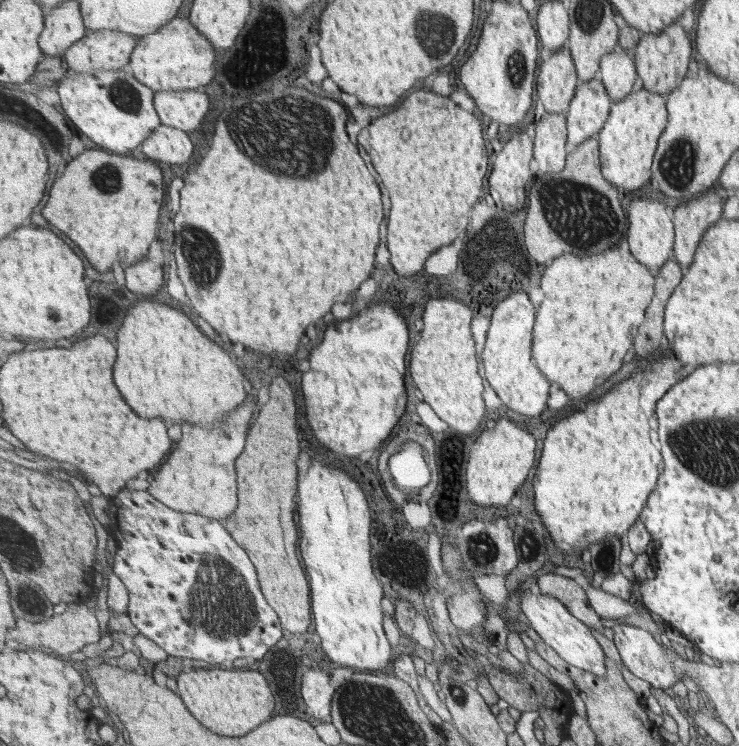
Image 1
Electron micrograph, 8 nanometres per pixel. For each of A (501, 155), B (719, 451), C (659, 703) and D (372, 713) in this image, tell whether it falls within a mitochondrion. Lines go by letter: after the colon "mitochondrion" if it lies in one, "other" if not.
A: other
B: mitochondrion
C: other
D: mitochondrion

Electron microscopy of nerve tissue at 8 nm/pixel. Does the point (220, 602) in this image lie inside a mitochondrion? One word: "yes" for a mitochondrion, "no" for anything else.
yes

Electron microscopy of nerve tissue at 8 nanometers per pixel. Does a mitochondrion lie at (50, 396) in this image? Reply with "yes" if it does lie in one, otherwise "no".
no

